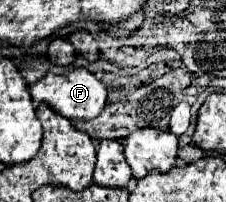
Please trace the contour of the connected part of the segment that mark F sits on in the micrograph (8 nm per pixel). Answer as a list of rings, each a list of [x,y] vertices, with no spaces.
[[[79,67],[67,75],[55,75],[47,73],[43,79],[39,79],[35,85],[31,85],[31,97],[35,101],[49,103],[59,115],[67,119],[93,119],[101,113],[101,109],[107,103],[107,89],[105,85],[87,69]]]

